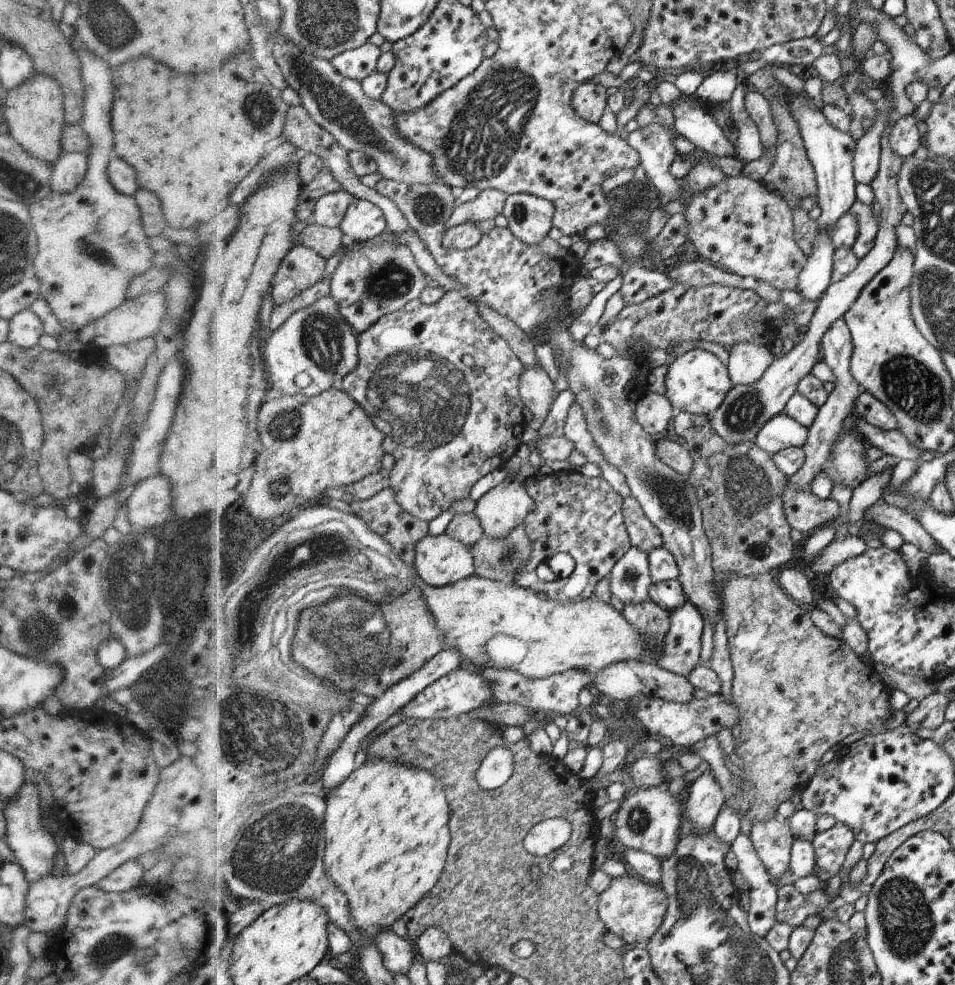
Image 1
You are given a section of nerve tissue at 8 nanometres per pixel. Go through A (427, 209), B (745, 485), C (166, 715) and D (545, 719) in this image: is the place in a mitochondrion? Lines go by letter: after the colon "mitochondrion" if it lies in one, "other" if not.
A: mitochondrion
B: mitochondrion
C: mitochondrion
D: other

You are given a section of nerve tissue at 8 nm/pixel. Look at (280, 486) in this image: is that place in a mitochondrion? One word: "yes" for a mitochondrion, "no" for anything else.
yes

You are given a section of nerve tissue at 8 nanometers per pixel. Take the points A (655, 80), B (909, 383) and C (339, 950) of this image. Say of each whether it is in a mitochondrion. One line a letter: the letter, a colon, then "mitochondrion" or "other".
A: other
B: mitochondrion
C: other

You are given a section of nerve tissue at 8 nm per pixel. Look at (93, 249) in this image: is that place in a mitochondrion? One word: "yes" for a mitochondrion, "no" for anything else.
yes

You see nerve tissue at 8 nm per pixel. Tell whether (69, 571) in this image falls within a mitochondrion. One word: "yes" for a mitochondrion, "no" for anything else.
no

